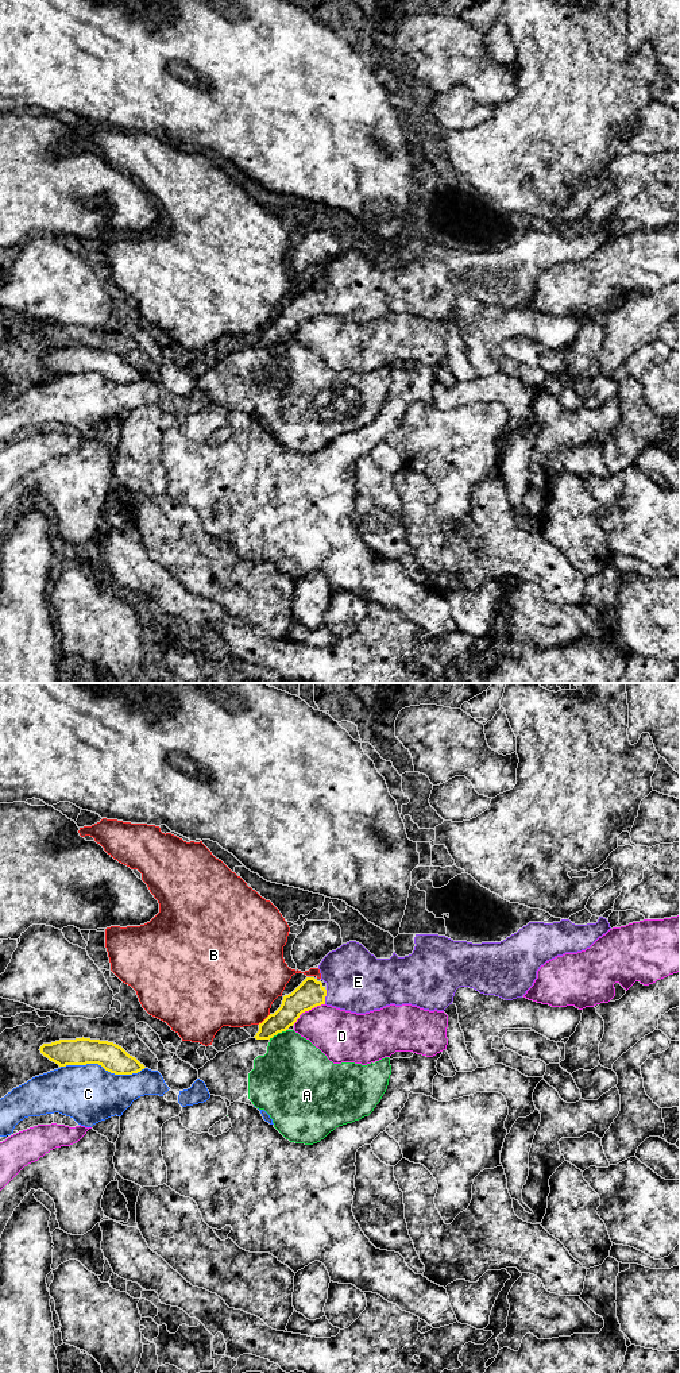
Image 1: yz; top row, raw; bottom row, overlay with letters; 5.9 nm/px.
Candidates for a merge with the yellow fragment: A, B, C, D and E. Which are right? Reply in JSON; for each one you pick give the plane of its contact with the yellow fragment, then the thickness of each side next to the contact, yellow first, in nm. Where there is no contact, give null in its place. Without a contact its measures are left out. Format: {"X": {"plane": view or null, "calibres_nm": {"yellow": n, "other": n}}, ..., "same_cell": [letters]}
{"E": {"plane": "yz", "calibres_nm": {"yellow": 170, "other": 360}}, "same_cell": ["E"]}

